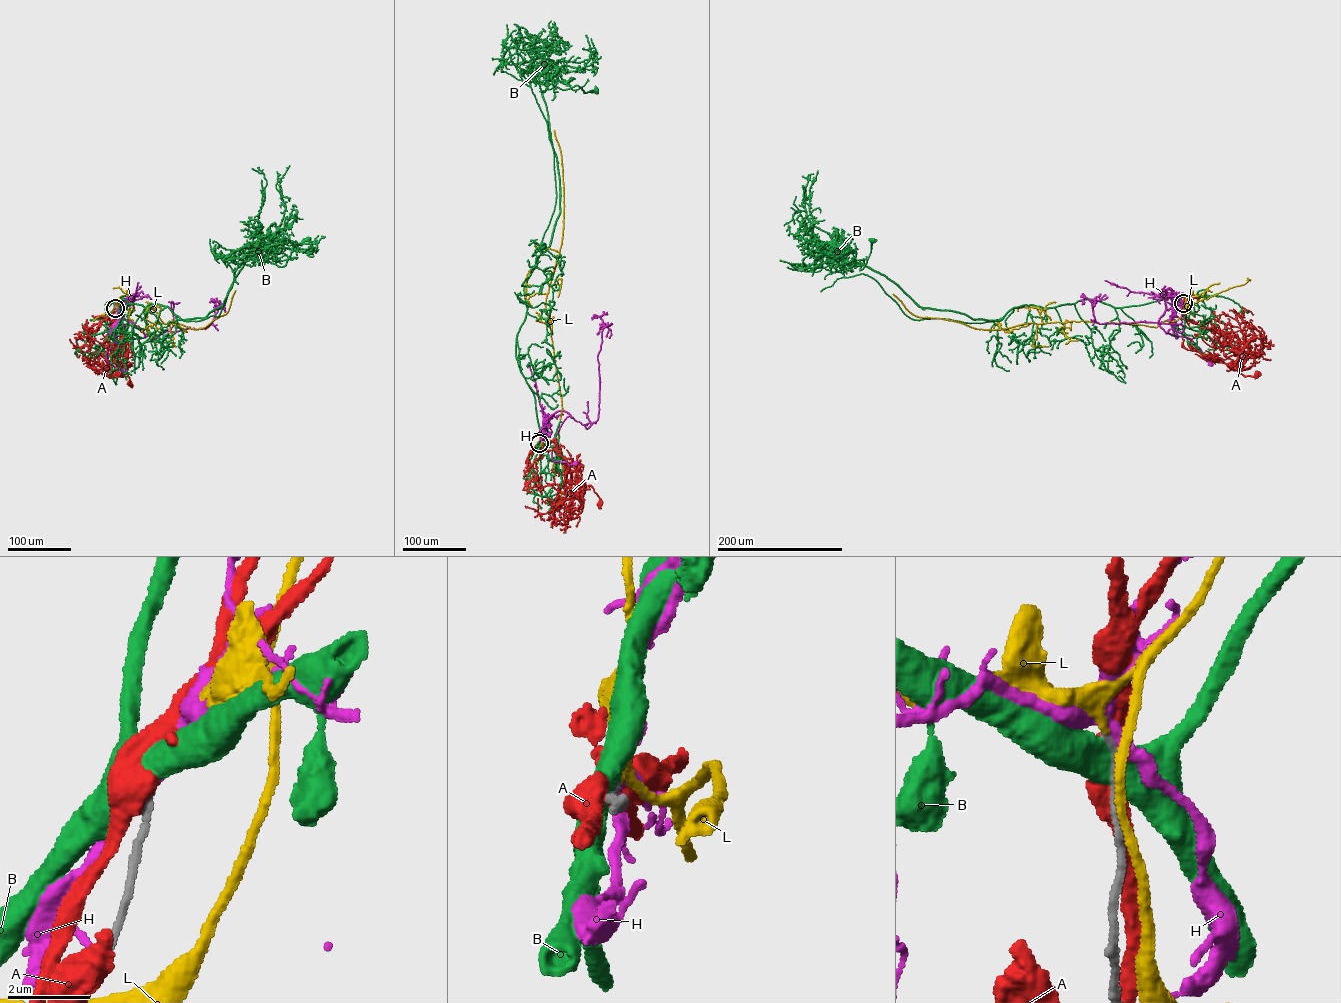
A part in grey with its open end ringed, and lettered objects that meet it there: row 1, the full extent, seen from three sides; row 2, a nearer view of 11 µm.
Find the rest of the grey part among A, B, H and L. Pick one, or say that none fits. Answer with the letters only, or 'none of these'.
L

